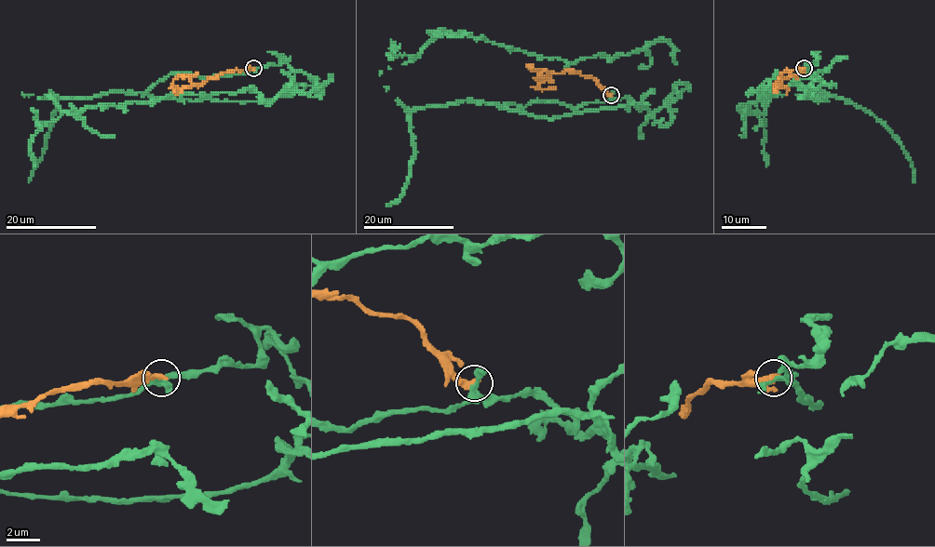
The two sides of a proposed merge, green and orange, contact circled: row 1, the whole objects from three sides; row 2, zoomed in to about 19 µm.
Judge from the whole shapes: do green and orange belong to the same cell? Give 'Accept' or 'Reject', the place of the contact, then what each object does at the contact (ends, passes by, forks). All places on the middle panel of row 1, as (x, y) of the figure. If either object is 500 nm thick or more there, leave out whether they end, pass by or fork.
Reject. Place: (611, 95). At the ring green forks. At the ring orange ends

